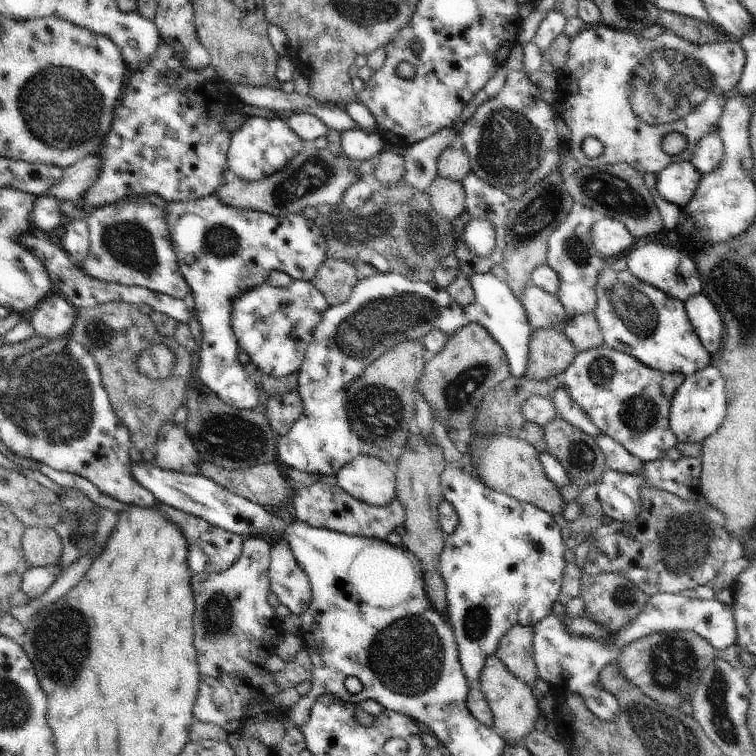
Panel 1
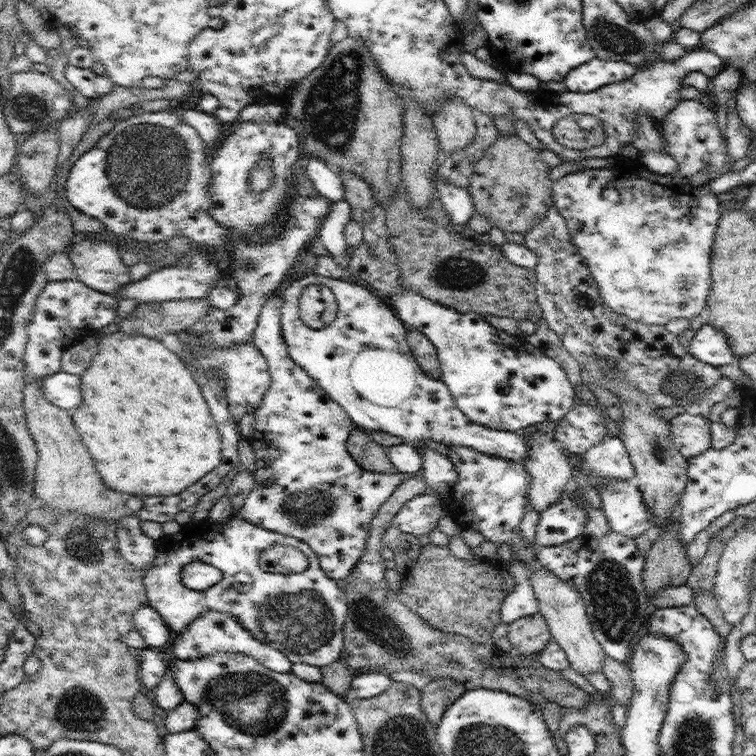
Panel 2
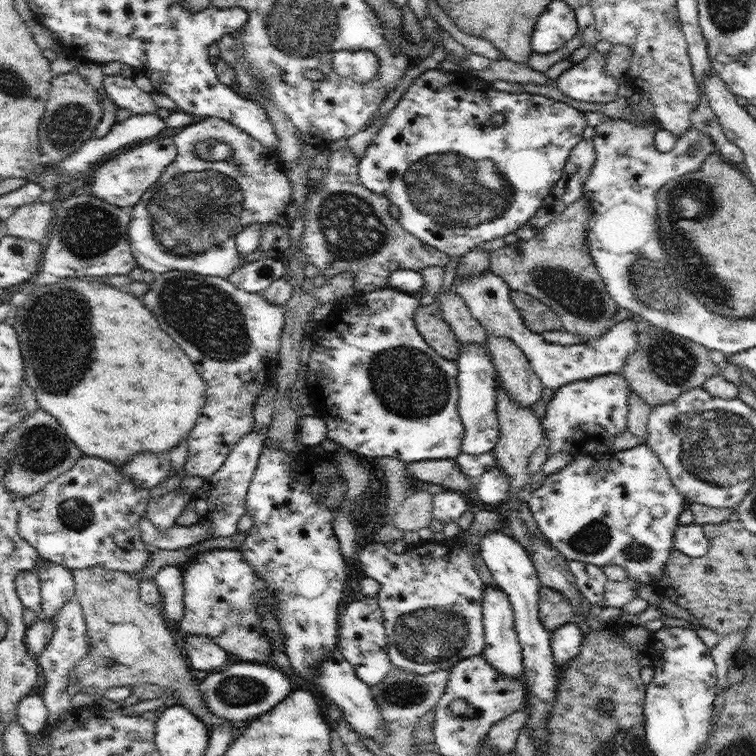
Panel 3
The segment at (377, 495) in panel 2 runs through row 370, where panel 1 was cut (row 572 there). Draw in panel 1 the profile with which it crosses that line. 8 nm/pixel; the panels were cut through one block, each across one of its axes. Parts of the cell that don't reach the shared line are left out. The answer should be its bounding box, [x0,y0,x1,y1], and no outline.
[269,537,310,615]

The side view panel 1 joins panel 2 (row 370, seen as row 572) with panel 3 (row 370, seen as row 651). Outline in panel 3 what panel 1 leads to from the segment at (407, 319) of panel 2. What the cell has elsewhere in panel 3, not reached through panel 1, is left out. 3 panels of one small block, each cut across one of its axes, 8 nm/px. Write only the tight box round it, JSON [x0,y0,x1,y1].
[455,345,499,455]

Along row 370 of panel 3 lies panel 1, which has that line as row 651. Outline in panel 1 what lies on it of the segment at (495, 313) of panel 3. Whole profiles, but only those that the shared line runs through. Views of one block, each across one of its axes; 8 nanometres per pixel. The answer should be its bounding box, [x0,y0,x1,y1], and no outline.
[533,593,737,722]

